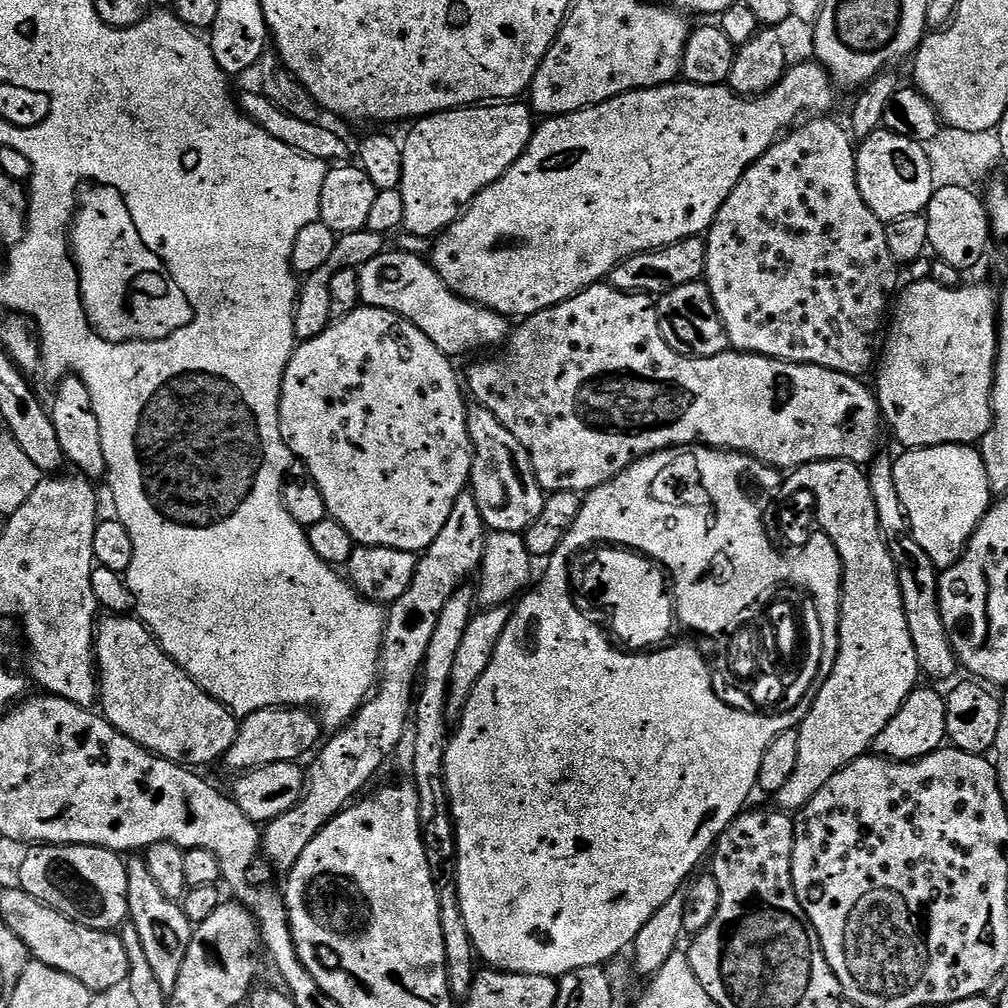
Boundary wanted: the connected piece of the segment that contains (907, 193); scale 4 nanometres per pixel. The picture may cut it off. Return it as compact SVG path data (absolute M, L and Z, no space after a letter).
M887 130L870 134L856 150L858 190L872 213L885 222L921 215L933 194L930 162L923 146L910 138L902 138Z

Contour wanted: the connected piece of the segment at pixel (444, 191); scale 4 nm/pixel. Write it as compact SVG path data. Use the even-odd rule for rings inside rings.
M485 102L467 108L452 108L448 112L436 112L432 116L422 116L409 127L412 129L409 130L408 137L403 137L402 140L404 157L402 158L402 182L399 186L402 194L402 206L406 210L403 227L405 233L409 232L412 236L435 238L441 232L447 232L450 225L464 213L465 208L471 204L476 195L482 190L486 190L486 186L498 182L498 178L502 178L506 174L506 170L510 170L510 166L514 166L514 162L518 162L518 158L526 150L534 131L534 113L527 103L520 103L524 102Z

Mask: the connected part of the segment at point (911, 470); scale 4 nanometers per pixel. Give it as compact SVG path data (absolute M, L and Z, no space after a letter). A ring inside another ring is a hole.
M932 444L928 448L910 448L901 453L894 460L894 486L898 486L898 498L902 498L912 536L918 546L922 546L926 554L930 554L930 562L934 562L937 569L954 566L960 561L974 530L994 503L994 493L986 474L984 459L975 447L967 444Z

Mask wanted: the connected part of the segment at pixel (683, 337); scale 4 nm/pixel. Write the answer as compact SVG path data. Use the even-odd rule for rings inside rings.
M697 282L678 286L659 297L655 306L662 338L666 338L668 345L678 354L710 358L729 351L728 335L718 318L718 310L714 306L707 284Z

